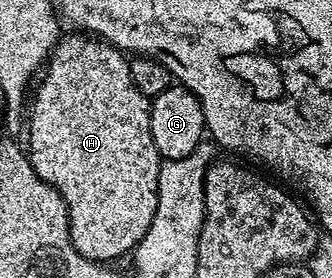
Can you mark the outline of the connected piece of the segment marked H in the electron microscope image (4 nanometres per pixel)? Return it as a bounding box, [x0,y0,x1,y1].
[27,34,162,262]

